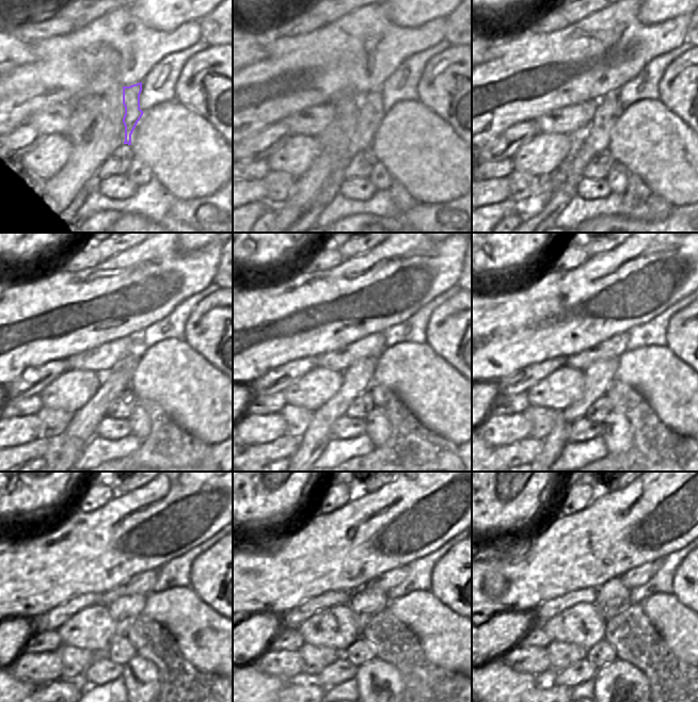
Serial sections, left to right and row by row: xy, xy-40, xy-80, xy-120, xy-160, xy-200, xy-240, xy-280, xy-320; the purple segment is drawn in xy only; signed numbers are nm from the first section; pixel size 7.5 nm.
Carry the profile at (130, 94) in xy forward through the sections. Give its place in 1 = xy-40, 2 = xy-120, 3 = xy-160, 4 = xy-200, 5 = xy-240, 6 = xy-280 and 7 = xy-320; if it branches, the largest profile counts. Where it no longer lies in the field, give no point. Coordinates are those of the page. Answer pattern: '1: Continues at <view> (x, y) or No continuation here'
1: Continues at xy-40 (370, 114)
2: Continues at xy-120 (81, 429)
3: Continues at xy-160 (358, 378)
4: Continues at xy-200 (598, 377)
5: Continues at xy-240 (124, 611)
6: Continues at xy-280 (365, 603)
7: Continues at xy-320 (612, 597)

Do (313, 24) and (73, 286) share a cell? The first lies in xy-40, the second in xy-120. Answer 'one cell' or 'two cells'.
two cells

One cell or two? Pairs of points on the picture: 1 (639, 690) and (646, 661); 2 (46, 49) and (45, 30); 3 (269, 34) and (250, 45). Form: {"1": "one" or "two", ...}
{"1": "two", "2": "two", "3": "two"}

